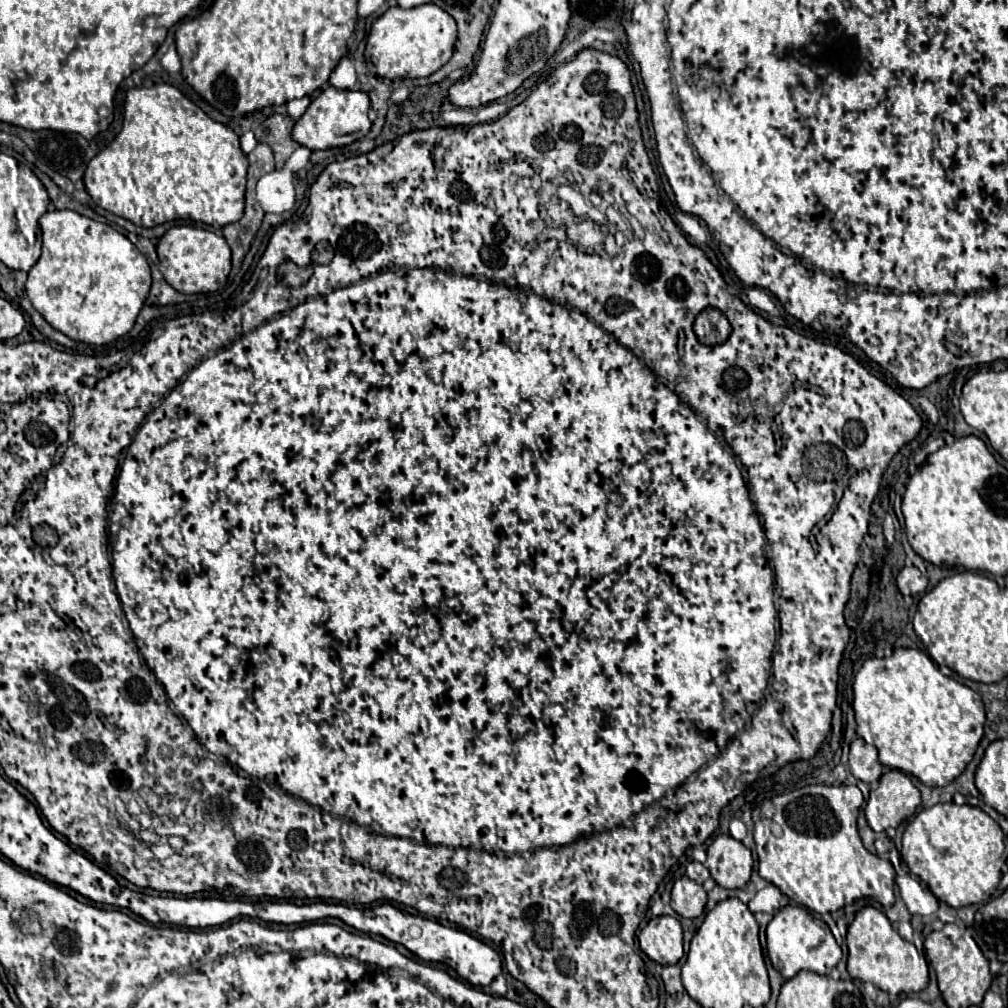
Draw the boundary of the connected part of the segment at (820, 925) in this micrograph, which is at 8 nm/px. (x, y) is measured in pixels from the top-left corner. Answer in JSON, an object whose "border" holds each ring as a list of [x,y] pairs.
{"border":[[[786,906],[770,920],[766,928],[766,948],[772,966],[786,980],[794,978],[800,970],[810,970],[828,976],[842,958],[842,948],[834,940],[830,928],[816,914],[802,906]]]}

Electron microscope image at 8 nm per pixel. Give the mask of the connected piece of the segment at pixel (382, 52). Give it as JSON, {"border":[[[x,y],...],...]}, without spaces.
{"border":[[[422,4],[410,10],[394,6],[388,8],[372,24],[366,44],[368,70],[388,80],[430,76],[452,58],[454,42],[456,42],[456,22],[436,4]]]}

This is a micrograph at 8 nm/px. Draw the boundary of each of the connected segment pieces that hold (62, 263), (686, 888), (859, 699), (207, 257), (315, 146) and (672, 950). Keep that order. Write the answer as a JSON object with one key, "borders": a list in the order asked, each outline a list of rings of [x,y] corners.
{"borders":[[[[52,210],[40,218],[42,256],[28,272],[26,294],[44,320],[72,340],[108,344],[128,334],[150,290],[146,256],[108,224],[72,210]]],[[[682,876],[680,880],[674,882],[670,906],[674,908],[676,914],[684,918],[696,918],[704,912],[706,890],[700,884],[692,882],[688,876]]],[[[914,648],[894,650],[890,658],[870,658],[854,680],[854,712],[858,736],[878,748],[878,760],[886,768],[916,776],[926,786],[946,786],[958,778],[972,760],[984,735],[985,707],[980,696],[962,682],[944,676],[928,654]]],[[[174,226],[158,242],[160,250],[160,272],[166,282],[182,294],[198,292],[216,292],[226,284],[230,274],[230,246],[222,236],[216,236],[210,230],[194,226]]],[[[332,86],[324,88],[320,96],[316,96],[306,112],[296,120],[292,138],[310,148],[310,150],[328,150],[328,148],[338,148],[352,144],[354,140],[360,140],[370,132],[370,120],[368,120],[368,110],[370,110],[370,98],[366,92],[360,90],[336,90]]],[[[658,916],[652,918],[638,936],[640,950],[654,960],[656,964],[670,966],[676,964],[684,950],[682,950],[682,926],[674,916]]]]}

